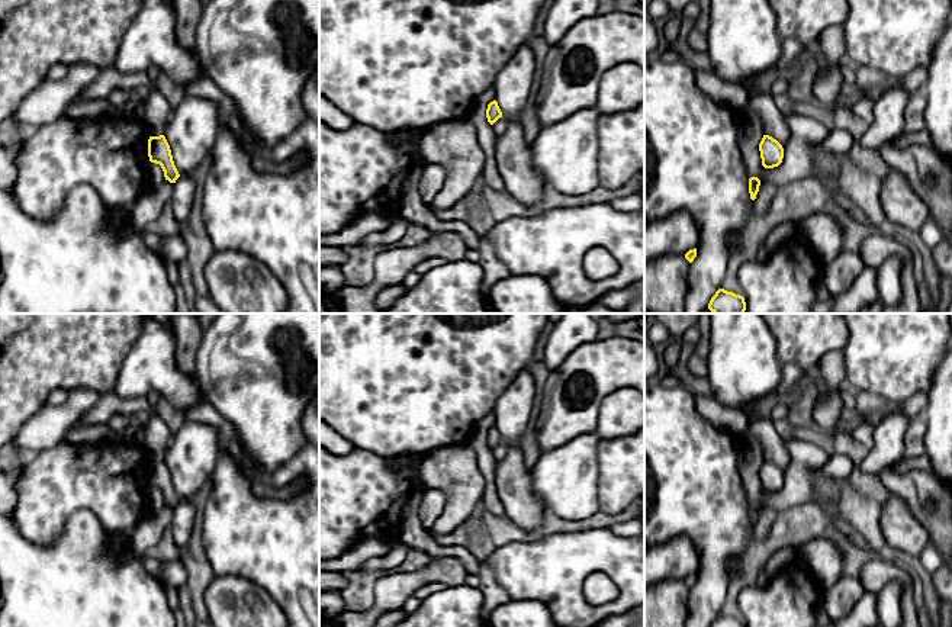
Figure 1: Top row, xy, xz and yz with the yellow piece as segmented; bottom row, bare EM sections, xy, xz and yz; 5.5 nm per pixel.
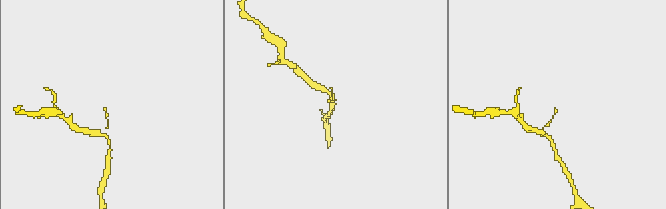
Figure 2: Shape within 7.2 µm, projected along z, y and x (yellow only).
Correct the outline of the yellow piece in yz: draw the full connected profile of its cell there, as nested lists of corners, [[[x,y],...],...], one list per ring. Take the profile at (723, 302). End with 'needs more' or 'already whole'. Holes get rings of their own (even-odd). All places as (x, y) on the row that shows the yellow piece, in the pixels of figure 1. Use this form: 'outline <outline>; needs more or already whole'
outline [[[718,289],[708,303],[713,314],[744,314],[744,298],[724,289]]]; already whole

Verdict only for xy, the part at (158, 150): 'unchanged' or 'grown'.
unchanged

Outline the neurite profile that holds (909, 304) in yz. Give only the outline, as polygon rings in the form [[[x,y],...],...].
[[[906,271],[901,277],[903,299],[897,306],[884,308],[881,314],[920,314],[916,279]]]

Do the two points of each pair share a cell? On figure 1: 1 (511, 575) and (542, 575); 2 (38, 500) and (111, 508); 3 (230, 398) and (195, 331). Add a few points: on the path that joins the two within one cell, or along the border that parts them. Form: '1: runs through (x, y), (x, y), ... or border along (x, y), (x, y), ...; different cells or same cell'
1: runs through (518, 575), (534, 575); same cell
2: runs through (55, 500), (93, 500); same cell
3: border along (205, 330), (193, 373); different cells

